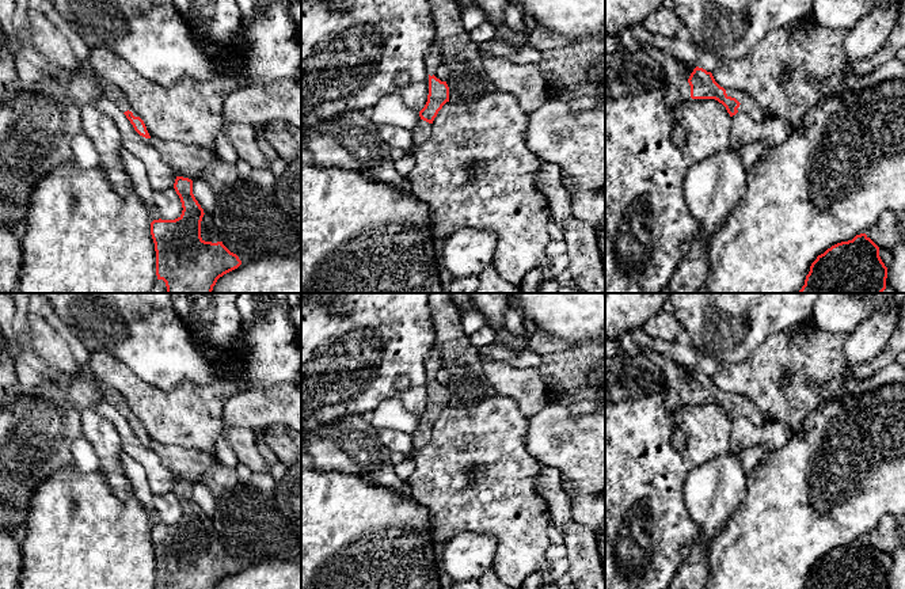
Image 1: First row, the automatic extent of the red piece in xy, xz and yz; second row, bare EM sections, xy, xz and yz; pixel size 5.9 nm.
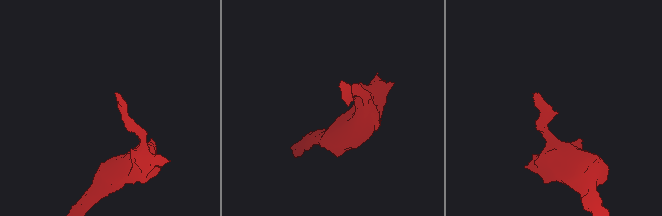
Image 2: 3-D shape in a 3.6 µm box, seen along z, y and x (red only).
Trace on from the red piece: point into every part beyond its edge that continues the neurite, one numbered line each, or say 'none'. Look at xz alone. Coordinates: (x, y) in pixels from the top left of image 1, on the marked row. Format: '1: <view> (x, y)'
1: xz (422, 132)

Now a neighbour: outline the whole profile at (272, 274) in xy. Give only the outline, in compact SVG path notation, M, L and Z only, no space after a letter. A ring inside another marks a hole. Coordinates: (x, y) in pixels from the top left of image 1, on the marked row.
M271 255L220 277L212 293L301 293L301 259Z

